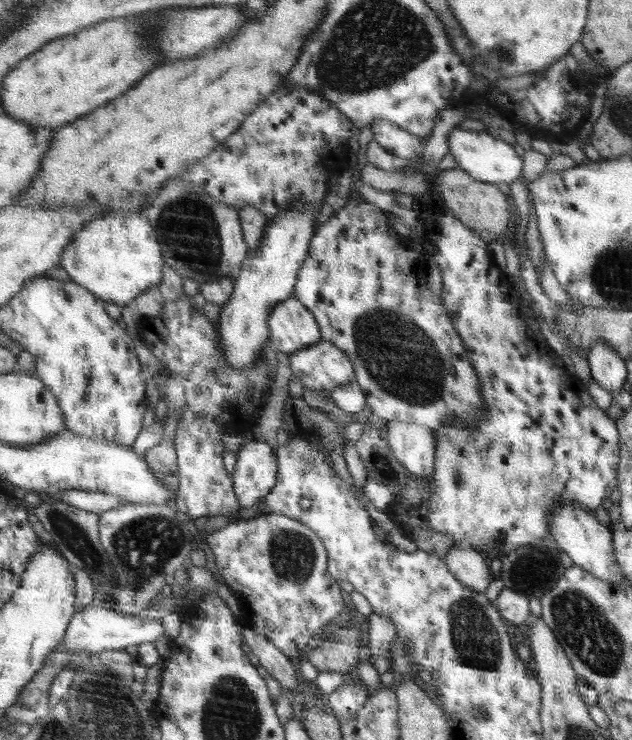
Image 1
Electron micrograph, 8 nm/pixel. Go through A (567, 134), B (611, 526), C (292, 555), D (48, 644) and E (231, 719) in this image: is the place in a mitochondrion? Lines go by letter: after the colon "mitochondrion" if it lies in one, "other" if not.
A: other
B: other
C: mitochondrion
D: other
E: mitochondrion

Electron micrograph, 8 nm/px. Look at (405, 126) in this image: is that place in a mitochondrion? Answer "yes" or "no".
no

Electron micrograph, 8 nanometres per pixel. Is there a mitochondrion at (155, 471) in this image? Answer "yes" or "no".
no

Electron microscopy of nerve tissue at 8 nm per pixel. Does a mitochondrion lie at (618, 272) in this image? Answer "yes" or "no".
yes

